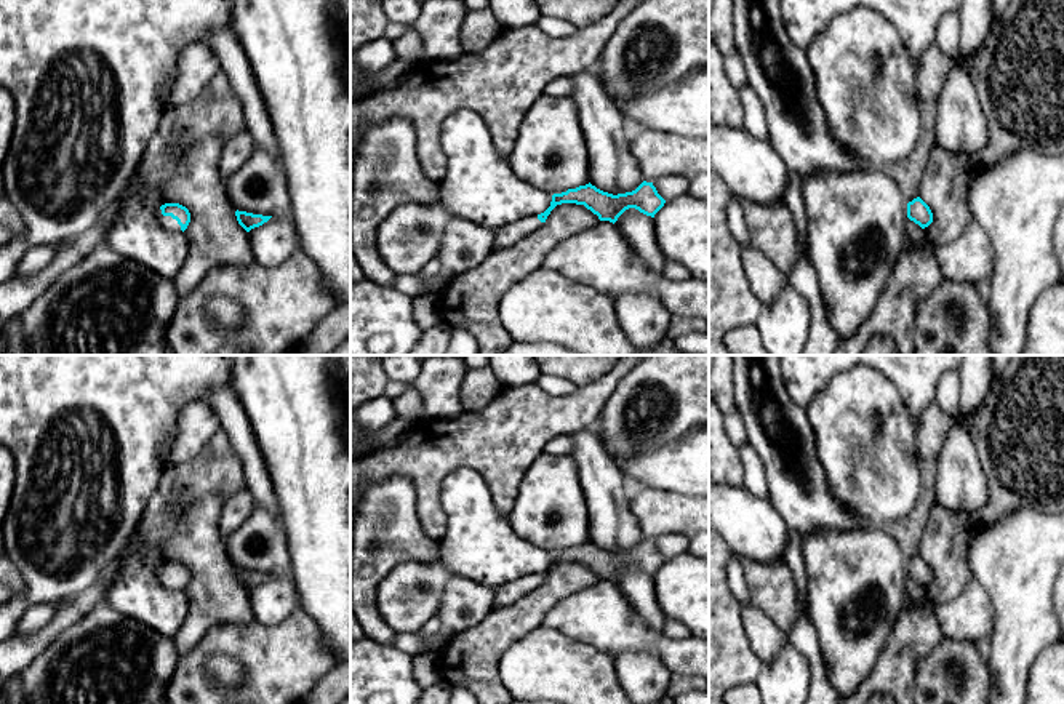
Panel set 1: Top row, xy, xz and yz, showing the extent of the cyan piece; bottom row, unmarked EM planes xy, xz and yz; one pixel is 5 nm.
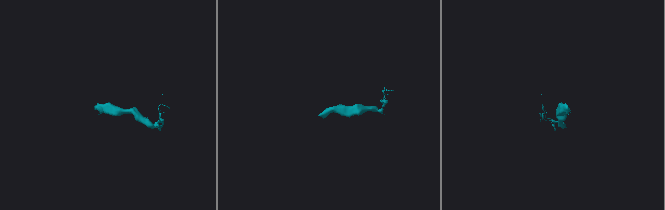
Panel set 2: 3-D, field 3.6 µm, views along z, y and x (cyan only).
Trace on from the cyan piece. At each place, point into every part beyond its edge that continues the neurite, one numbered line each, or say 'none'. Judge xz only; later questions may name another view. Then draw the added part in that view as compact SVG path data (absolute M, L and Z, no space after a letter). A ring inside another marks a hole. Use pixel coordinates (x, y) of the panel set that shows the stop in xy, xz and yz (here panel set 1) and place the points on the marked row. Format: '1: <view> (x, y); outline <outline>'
1: xz (504, 237); outline M528 216L523 218L514 224L509 224L496 232L494 250L502 250L515 243L517 240L526 237L528 234L534 232L539 229L542 222L538 219L538 216Z

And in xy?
1: xy (168, 223); outline M158 208L158 216L157 216L160 226L166 230L173 230L173 232L179 232L181 226L178 224L176 219L173 219L171 216L163 216L162 210Z

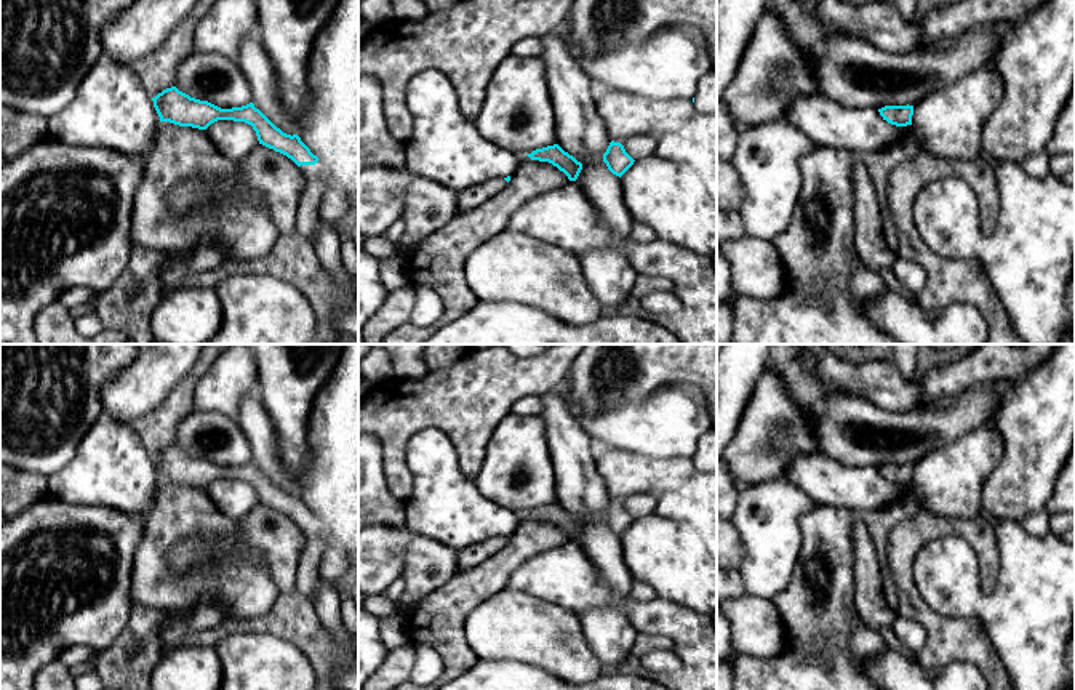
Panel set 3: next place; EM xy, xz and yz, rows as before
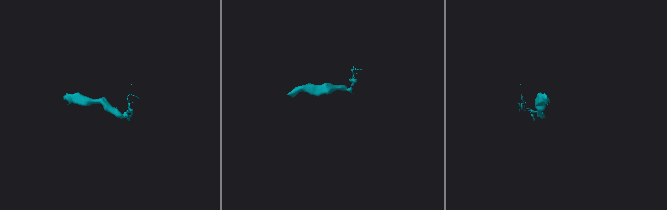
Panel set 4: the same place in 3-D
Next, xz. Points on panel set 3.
1: xz (471, 199); outline M498 178L462 191L459 195L456 215L478 208L485 200L501 192L506 186L507 181L504 178Z

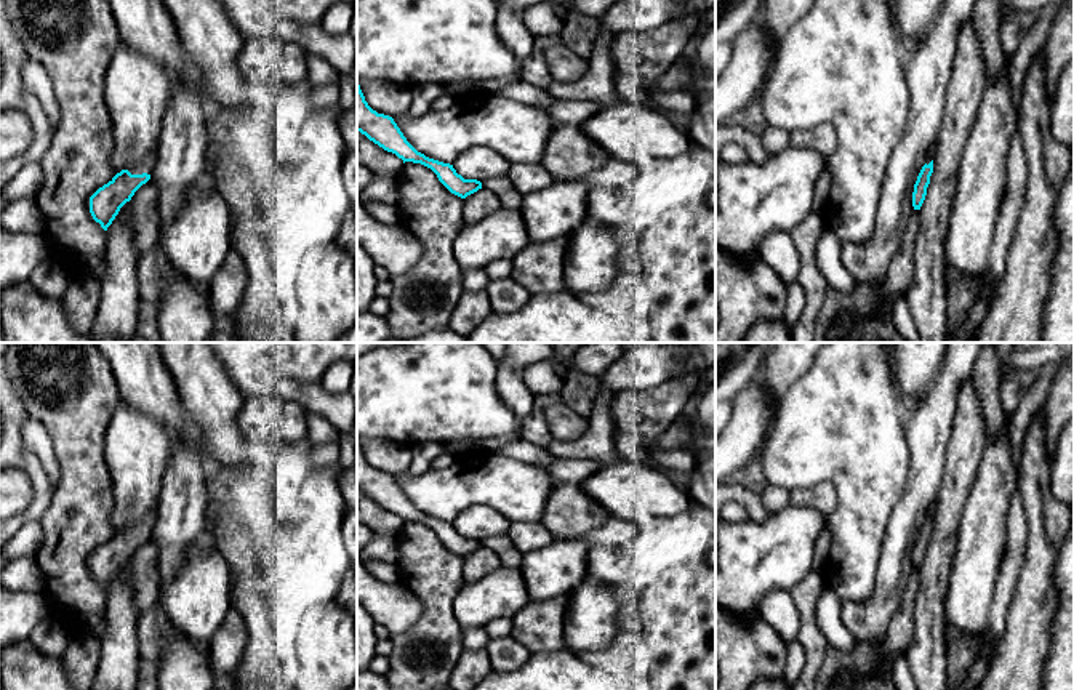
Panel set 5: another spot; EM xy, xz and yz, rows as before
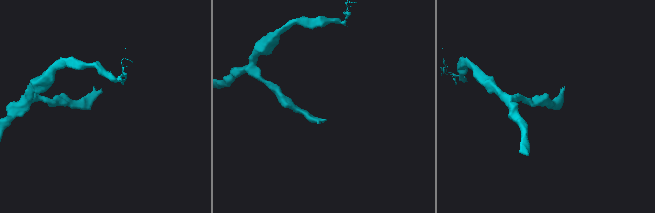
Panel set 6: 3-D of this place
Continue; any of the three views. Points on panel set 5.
1: xy (148, 164); outline M157 150L150 152L142 162L130 165L128 171L131 175L142 175L142 173L150 175L154 166L155 166L155 163L157 163L157 158L158 158Z

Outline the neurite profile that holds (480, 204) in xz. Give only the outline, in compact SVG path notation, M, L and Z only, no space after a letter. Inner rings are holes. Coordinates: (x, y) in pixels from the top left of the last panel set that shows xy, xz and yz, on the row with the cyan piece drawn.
M479 189L477 192L464 199L463 218L464 224L472 224L482 218L493 215L501 208L499 200L488 189Z

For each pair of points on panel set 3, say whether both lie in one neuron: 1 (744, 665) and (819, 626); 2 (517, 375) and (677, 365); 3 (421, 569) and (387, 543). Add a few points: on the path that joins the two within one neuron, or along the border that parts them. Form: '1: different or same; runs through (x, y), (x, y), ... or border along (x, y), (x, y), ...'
1: same; runs through (763, 666), (781, 666), (802, 645)
2: different; border along (575, 361), (565, 375)
3: different; border along (415, 533), (408, 543), (403, 569), (399, 575)

